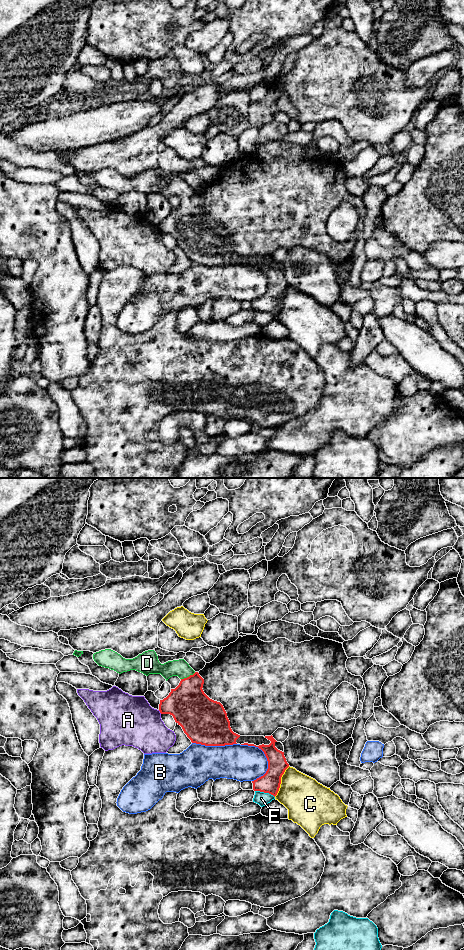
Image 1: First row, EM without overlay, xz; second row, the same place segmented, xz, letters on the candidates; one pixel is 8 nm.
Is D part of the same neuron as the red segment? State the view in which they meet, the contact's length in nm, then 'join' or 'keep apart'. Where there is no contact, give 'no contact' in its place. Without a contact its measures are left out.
xz | 130 nm | join

